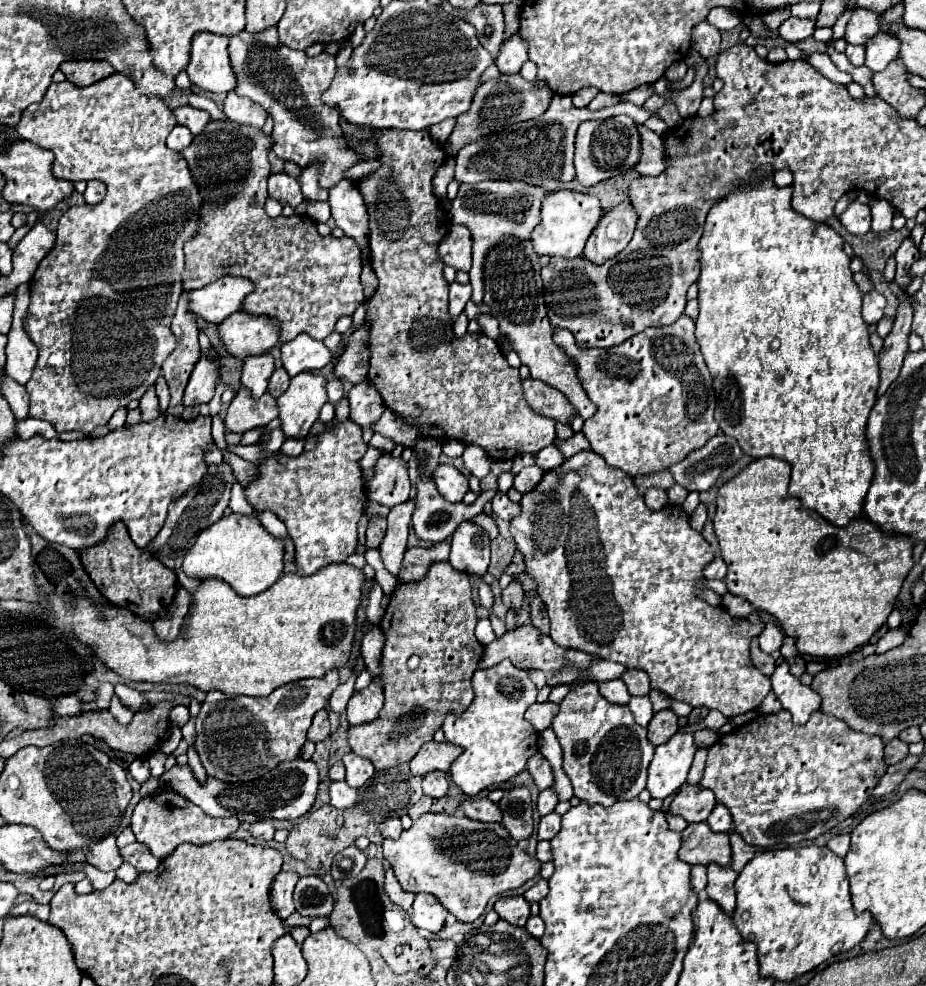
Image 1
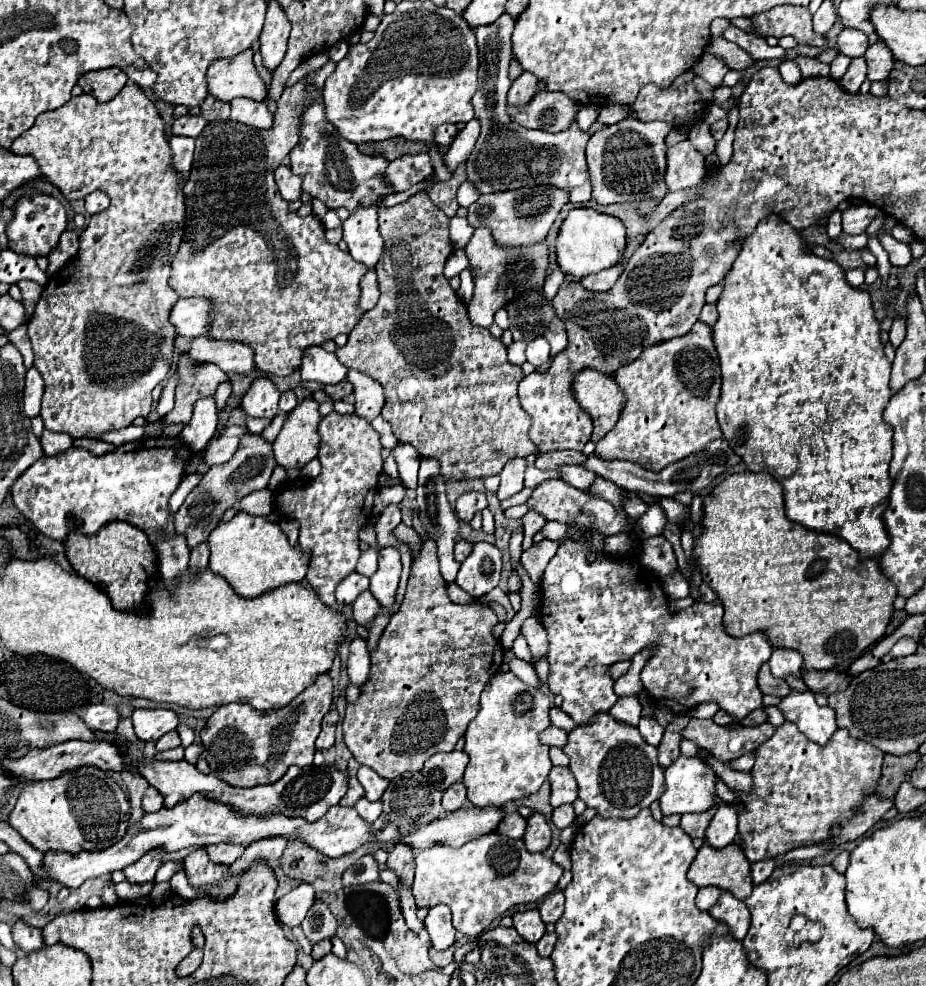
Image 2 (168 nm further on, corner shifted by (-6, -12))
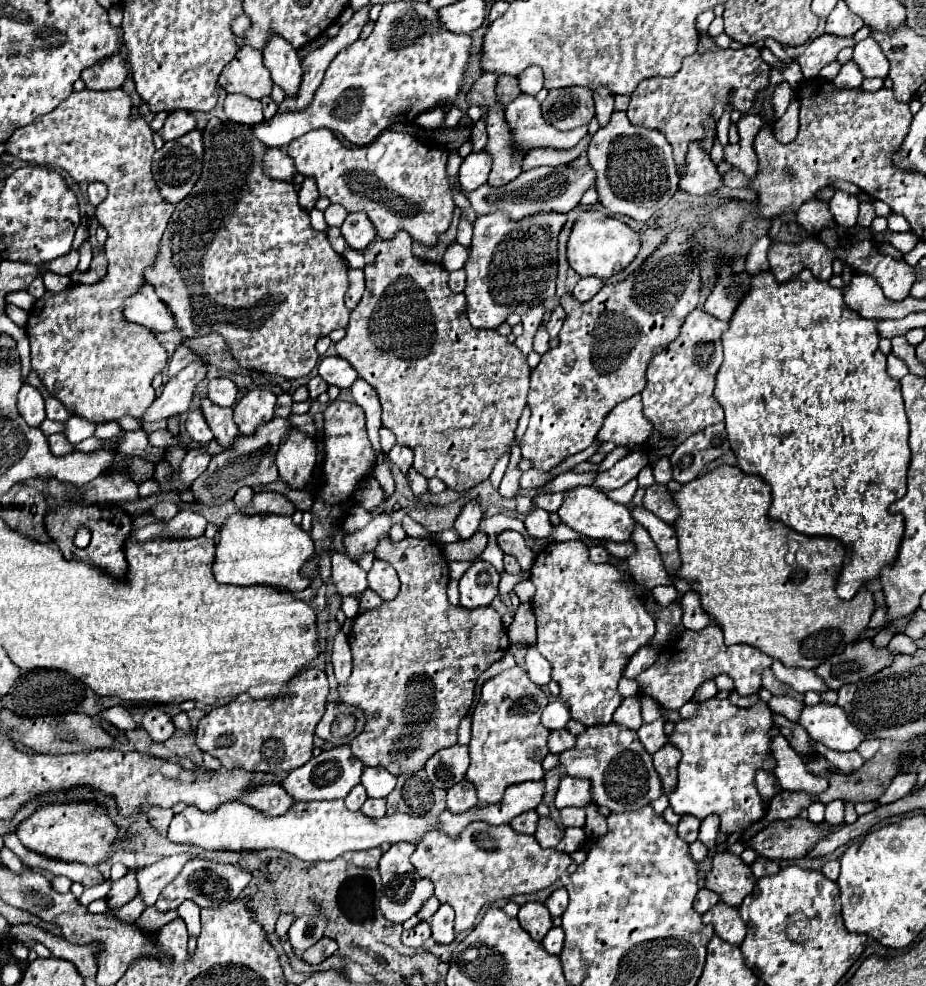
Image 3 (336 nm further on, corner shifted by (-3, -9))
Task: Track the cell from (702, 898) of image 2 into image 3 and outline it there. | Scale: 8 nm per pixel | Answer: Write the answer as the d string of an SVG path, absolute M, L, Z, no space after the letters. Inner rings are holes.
M699 889L697 897L695 897L695 911L703 915L703 913L709 911L717 901L719 901L719 895L717 895L717 893L713 893L713 891L709 891L709 889Z

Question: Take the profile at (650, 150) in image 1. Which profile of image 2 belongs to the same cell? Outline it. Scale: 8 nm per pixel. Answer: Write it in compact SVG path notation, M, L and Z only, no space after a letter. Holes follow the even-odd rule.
M682 140L668 148L666 184L670 192L694 188L704 180L706 174L706 160L690 140Z

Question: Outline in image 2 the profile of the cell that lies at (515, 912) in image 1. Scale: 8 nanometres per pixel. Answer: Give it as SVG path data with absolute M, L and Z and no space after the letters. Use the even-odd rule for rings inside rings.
M528 910L528 912L516 912L514 916L514 928L518 930L518 934L526 940L536 944L544 932L546 932L546 924L540 918L538 910Z

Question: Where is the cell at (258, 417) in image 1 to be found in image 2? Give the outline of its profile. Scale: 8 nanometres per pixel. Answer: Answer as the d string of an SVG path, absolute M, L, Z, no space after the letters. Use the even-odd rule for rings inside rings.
M228 426L226 432L222 432L220 436L212 438L210 444L204 450L204 464L206 466L214 466L214 464L222 464L226 460L230 460L234 456L234 452L238 450L238 440L246 434L244 428L240 426Z

